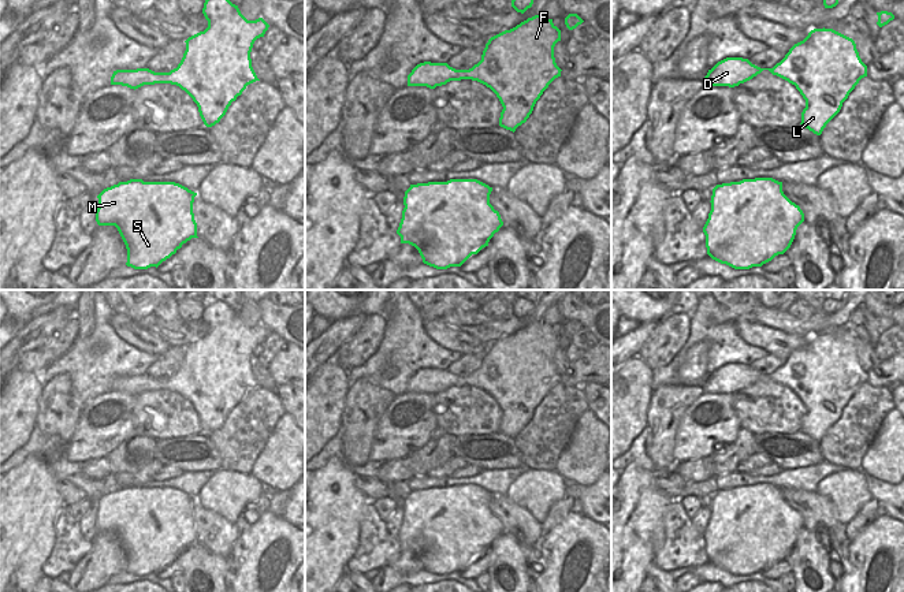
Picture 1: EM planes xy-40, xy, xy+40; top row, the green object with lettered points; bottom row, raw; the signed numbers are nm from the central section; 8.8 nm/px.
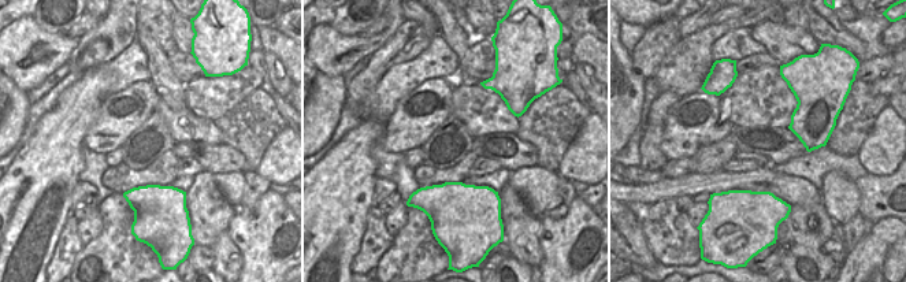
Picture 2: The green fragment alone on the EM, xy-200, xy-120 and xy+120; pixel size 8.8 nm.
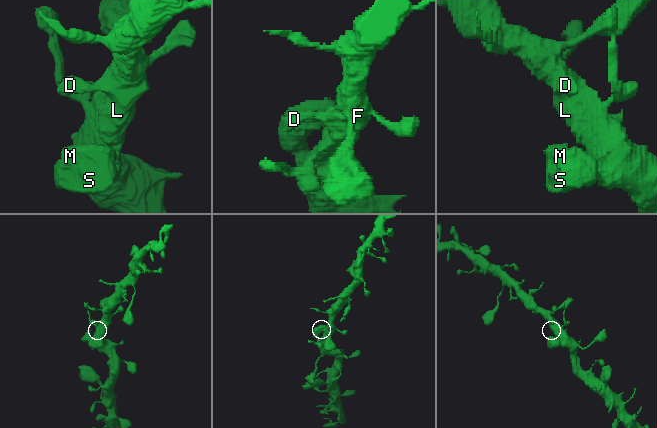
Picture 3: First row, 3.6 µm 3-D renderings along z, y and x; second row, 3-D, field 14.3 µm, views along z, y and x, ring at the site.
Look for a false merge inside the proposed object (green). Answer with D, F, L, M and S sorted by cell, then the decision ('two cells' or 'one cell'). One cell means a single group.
D F L M S | one cell

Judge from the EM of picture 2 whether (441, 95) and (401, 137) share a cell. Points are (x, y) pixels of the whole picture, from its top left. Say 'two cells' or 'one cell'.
one cell

